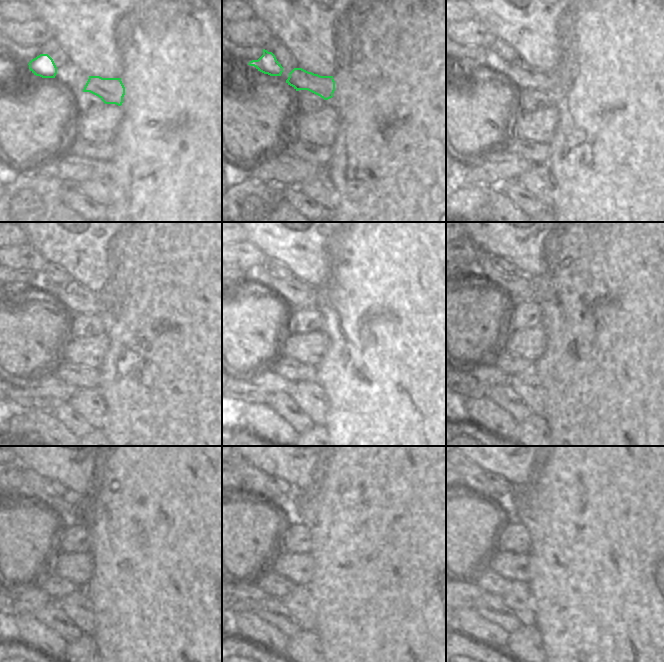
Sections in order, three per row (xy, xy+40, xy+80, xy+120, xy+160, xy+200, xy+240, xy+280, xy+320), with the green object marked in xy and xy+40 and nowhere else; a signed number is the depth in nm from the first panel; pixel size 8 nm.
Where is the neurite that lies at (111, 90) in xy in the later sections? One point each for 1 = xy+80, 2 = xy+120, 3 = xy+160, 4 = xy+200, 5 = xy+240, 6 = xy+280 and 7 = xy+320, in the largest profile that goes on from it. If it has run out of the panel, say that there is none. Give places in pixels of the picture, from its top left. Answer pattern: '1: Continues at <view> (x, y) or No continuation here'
1: Continues at xy+80 (519, 73)
2: Continues at xy+120 (72, 296)
3: Continues at xy+160 (295, 292)
4: Continues at xy+200 (519, 287)
5: Continues at xy+240 (32, 486)
6: Continues at xy+280 (254, 480)
7: Continues at xy+320 (473, 477)

